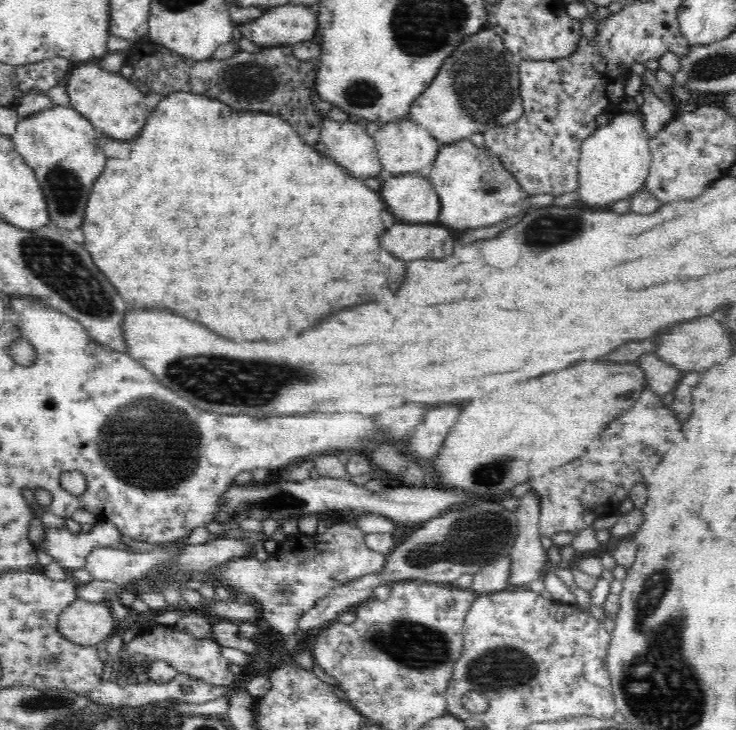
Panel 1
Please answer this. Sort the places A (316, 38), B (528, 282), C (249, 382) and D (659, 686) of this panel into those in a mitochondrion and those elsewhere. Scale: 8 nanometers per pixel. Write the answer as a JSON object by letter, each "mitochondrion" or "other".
{"A":"other","B":"other","C":"mitochondrion","D":"mitochondrion"}

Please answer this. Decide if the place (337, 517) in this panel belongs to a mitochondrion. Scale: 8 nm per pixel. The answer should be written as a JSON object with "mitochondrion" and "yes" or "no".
{"mitochondrion":"no"}

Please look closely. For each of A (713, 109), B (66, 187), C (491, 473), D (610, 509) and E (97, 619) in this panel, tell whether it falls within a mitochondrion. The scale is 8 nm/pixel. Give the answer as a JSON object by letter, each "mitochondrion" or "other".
{"A":"other","B":"mitochondrion","C":"mitochondrion","D":"other","E":"other"}

